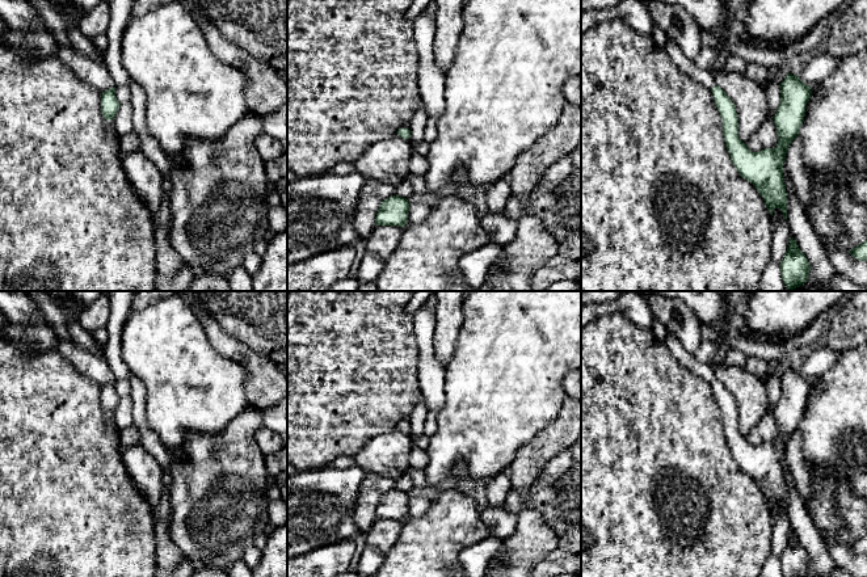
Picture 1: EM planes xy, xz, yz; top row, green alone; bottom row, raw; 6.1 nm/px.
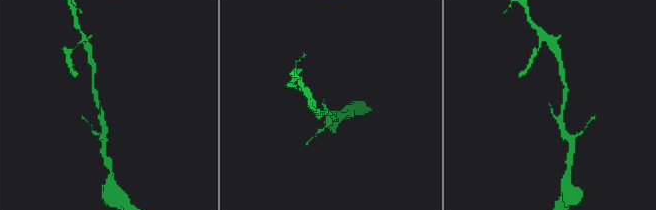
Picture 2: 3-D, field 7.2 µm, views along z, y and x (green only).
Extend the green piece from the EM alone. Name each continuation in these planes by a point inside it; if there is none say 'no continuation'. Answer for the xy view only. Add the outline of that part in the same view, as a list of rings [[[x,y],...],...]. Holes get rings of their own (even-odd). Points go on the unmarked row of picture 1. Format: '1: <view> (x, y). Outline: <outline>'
no continuation

